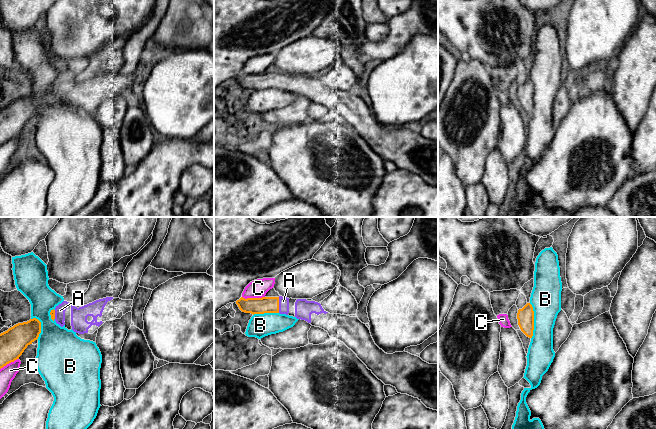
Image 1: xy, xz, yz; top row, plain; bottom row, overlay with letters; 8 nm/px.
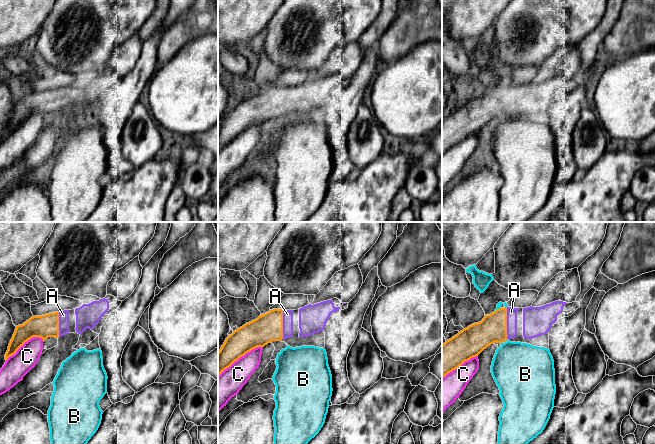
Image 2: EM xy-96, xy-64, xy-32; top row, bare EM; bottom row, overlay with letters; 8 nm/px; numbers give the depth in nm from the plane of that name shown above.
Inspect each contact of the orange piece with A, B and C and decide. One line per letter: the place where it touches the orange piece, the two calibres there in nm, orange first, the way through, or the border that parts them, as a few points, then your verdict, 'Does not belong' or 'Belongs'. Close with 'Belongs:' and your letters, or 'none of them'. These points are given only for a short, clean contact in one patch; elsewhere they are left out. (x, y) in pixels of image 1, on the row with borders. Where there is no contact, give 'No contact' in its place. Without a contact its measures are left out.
A: Touches orange at xz (278, 305). Thickness 130 nm (orange) against 80 nm. Belongs
B: Touches orange at yz (533, 321). Thickness 140 nm (orange) against 240 nm. Boundary: yz (529, 303), (533, 309), (533, 335), (531, 338). Does not belong
C: Touches orange at xz (253, 298). Thickness 130 nm (orange) against 150 nm. Does not belong
Belongs: A

